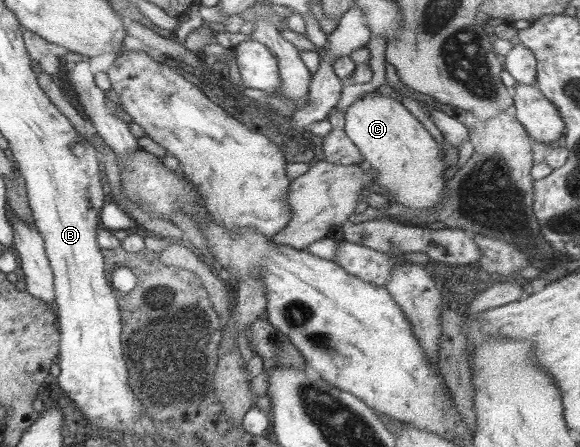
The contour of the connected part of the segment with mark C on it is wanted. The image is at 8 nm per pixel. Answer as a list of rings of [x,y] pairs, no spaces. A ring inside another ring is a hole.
[[[373,91],[353,102],[345,110],[343,117],[346,137],[359,149],[364,164],[374,170],[375,183],[380,186],[380,190],[389,194],[394,203],[410,209],[430,209],[440,203],[445,182],[442,176],[448,165],[439,158],[437,143],[431,135],[399,101]]]

